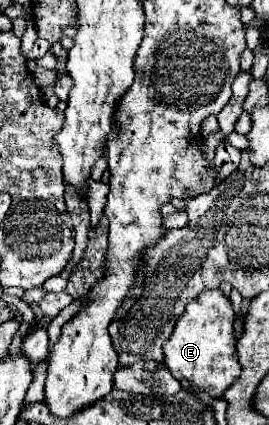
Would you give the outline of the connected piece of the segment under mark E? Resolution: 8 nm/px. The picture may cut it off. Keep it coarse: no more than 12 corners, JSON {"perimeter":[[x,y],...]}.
{"perimeter":[[231,301],[185,307],[165,365],[189,393],[219,399],[239,377]]}

